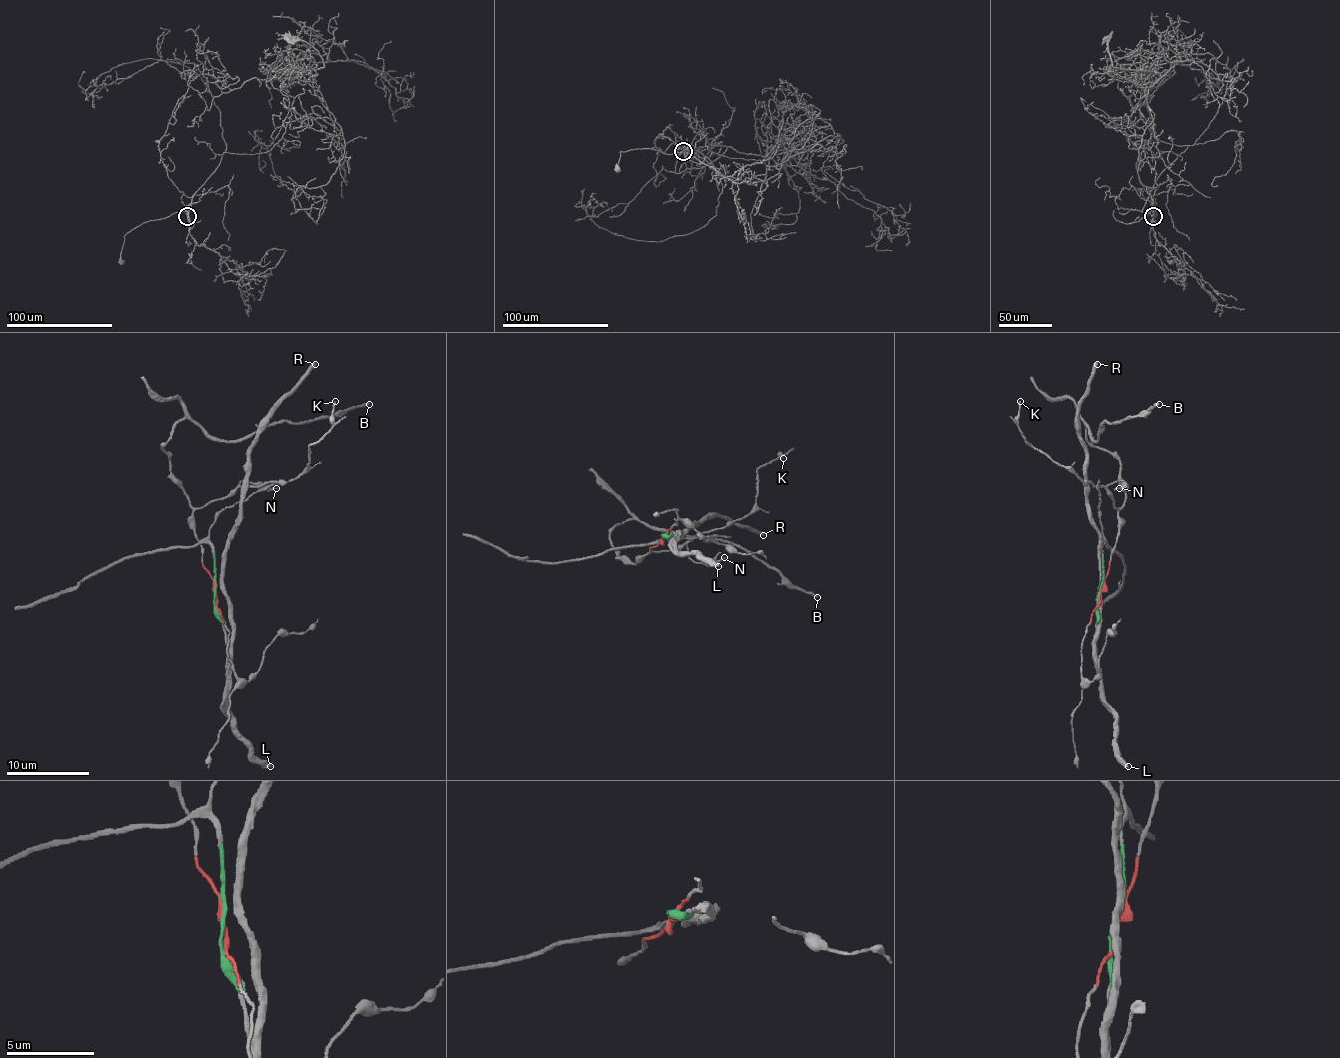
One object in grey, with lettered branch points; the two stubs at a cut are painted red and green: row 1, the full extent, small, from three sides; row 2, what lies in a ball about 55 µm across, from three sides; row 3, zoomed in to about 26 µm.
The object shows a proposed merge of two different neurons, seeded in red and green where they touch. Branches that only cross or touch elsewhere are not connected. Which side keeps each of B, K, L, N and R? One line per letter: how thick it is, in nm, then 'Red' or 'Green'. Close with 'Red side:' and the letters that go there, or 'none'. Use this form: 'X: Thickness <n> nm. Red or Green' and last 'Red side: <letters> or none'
B: Thickness 240 nm. Red
K: Thickness 130 nm. Red
L: Thickness 480 nm. Green
N: Thickness 150 nm. Red
R: Thickness 360 nm. Green
Red side: B, K, N

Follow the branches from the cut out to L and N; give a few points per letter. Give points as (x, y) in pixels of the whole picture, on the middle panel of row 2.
L: (662, 537), (673, 533), (677, 535), (681, 554), (699, 554), (718, 566)
N: (662, 539), (650, 548), (646, 556), (641, 556), (685, 545), (695, 562), (724, 558)

